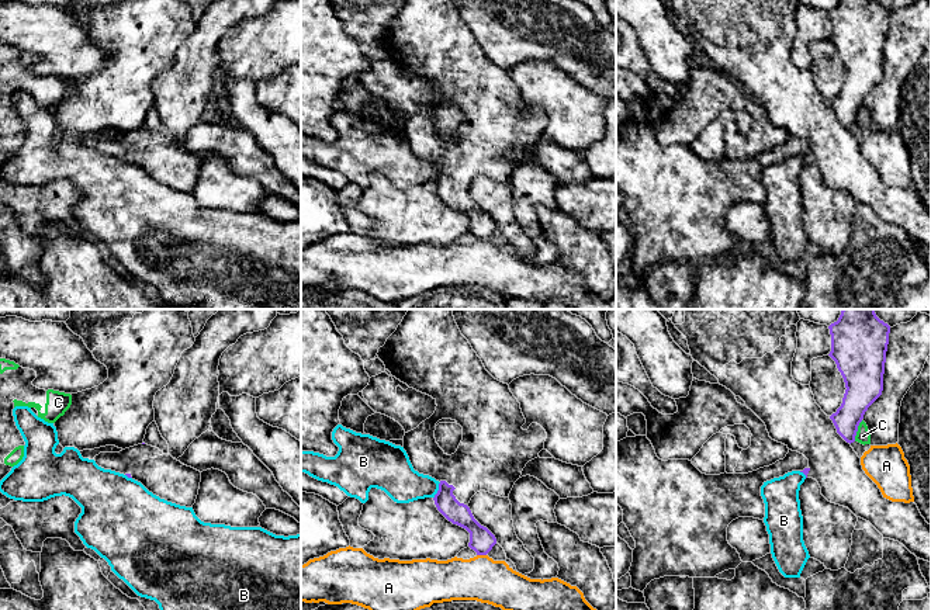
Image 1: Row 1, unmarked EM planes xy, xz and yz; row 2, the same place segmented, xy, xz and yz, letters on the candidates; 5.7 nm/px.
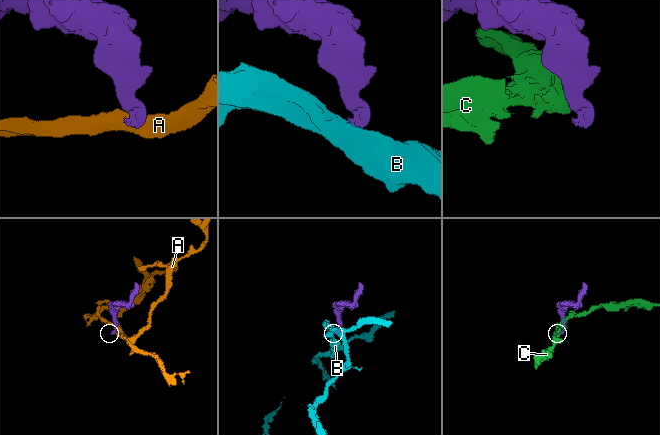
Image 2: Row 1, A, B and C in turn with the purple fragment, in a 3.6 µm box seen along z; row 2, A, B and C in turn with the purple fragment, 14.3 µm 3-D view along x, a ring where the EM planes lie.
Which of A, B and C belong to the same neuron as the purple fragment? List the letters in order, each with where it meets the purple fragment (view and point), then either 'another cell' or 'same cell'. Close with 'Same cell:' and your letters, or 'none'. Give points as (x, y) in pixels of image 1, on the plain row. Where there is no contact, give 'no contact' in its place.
A: contact xz (481, 239); another cell
B: contact xz (438, 176); another cell
C: contact yz (857, 115); another cell
Same cell: none

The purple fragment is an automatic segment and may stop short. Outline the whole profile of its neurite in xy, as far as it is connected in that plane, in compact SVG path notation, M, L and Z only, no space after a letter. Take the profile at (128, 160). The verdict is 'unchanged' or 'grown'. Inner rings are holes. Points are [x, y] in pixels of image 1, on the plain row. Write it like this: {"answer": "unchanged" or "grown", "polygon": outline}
{"answer": "grown", "polygon": "M138 129L120 138L100 138L94 146L104 155L141 167L160 184L186 193L193 193L195 188L201 157L163 139L156 132Z"}

